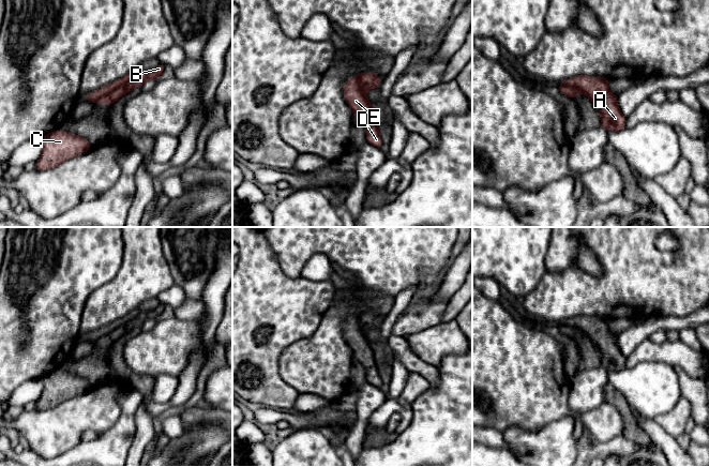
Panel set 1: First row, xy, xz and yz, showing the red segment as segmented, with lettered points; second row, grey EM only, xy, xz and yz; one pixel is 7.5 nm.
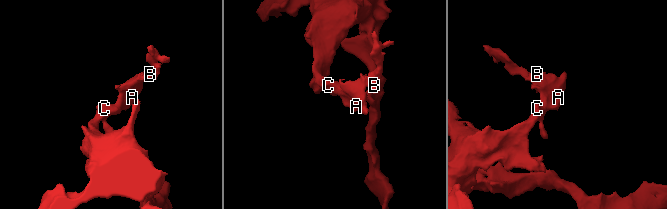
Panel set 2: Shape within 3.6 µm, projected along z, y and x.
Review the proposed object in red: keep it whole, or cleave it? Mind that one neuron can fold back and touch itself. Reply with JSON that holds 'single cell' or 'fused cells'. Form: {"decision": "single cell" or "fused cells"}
{"decision": "fused cells"}

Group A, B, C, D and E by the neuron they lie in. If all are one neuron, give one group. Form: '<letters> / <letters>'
A C D E / B

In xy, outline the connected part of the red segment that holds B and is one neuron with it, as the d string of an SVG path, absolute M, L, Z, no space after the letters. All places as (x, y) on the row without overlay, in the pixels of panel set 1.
M160 303L154 310L140 313L136 318L123 323L122 326L112 330L110 333L95 341L95 345L100 343L106 344L108 346L112 345L118 338L126 334L132 329L141 327L147 319L157 320L160 316L163 314L164 307L165 305Z

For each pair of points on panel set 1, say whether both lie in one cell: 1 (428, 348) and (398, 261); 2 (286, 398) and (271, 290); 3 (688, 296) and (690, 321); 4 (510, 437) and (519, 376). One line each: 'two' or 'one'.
1: two
2: one
3: two
4: two

